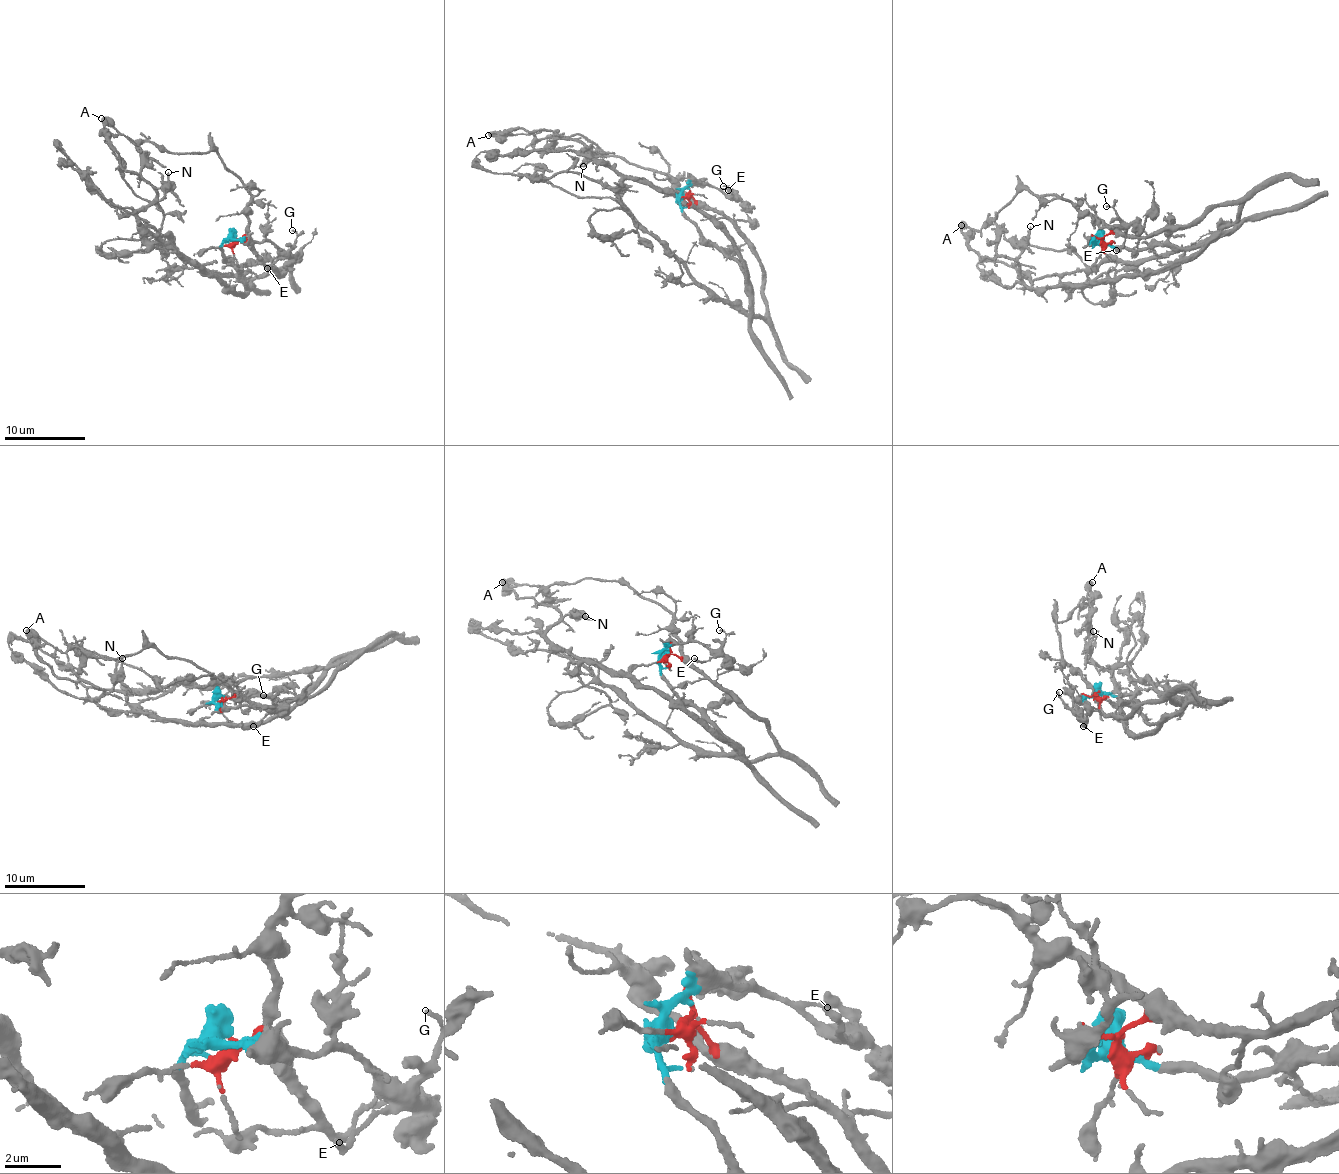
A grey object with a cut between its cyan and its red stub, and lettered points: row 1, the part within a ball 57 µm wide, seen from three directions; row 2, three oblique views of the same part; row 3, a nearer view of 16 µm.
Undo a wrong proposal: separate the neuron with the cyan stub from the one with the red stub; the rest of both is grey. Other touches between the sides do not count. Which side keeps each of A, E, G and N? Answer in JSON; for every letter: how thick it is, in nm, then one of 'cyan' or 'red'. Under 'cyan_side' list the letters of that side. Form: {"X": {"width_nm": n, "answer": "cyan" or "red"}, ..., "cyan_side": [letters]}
{"A": {"width_nm": 380, "answer": "red"}, "E": {"width_nm": 220, "answer": "cyan"}, "G": {"width_nm": 130, "answer": "cyan"}, "N": {"width_nm": 130, "answer": "cyan"}, "cyan_side": ["E", "G", "N"]}

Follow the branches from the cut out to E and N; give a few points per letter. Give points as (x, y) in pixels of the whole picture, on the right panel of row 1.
E: (1101, 238), (1097, 243), (1095, 236), (1108, 225), (1123, 230), (1125, 238), (1115, 250)
N: (1101, 238), (1115, 247), (1170, 242), (1191, 254), (1154, 272), (1041, 294), (1022, 282), (1017, 260), (1030, 226)

